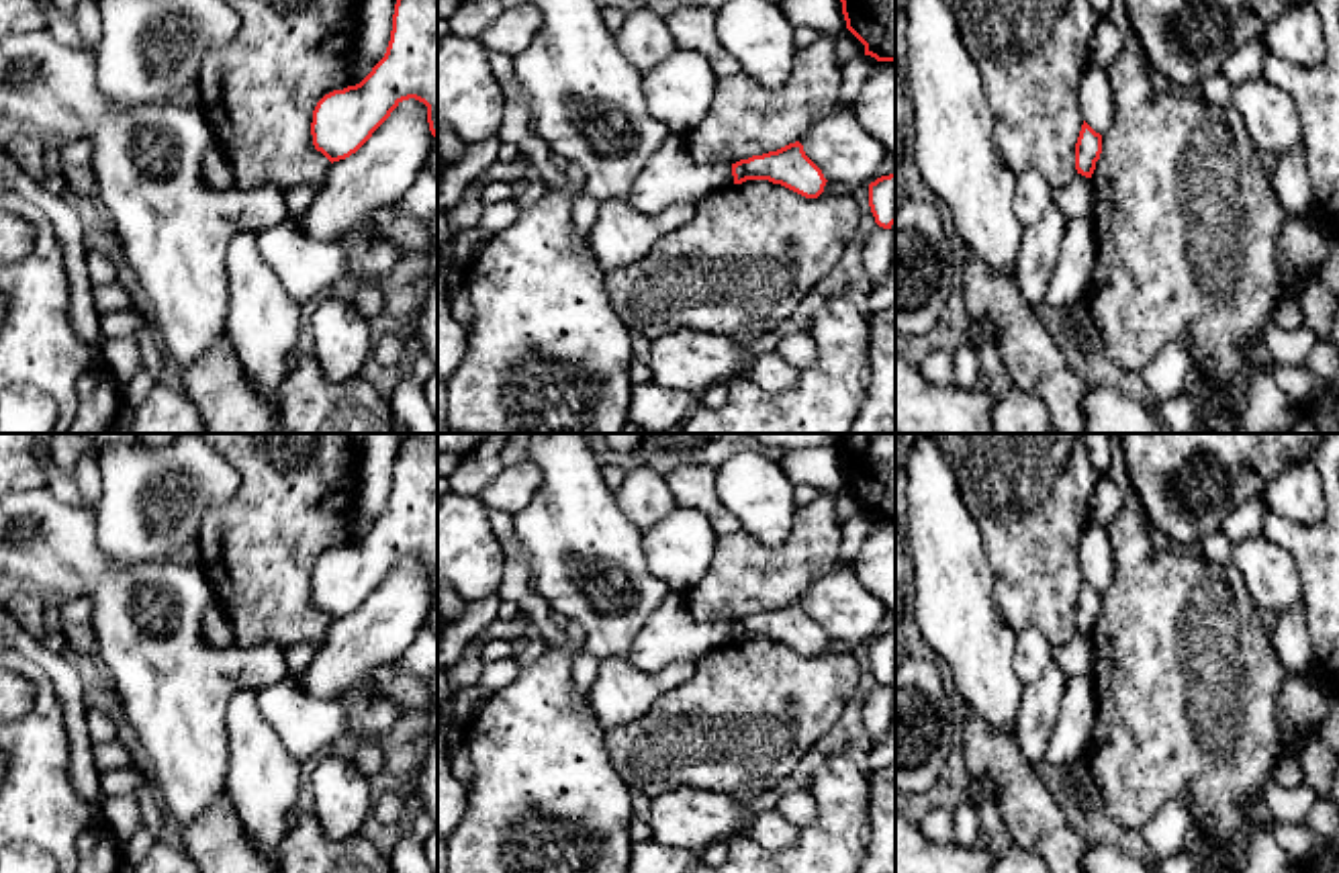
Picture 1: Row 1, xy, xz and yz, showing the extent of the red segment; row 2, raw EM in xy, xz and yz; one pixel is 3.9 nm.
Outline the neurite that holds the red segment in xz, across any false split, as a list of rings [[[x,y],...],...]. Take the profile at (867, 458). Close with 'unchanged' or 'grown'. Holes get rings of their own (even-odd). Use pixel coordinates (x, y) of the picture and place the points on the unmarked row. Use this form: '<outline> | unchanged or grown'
[[[840,433],[836,448],[865,513],[895,519],[895,433]]] | unchanged

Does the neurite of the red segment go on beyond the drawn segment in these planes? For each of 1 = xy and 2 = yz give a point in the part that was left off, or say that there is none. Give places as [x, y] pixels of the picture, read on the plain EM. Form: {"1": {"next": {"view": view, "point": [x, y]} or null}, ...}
{"1": {"next": null}, "2": {"next": null}}

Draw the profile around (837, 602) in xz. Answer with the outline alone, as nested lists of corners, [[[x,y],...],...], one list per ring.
[[[838,560],[799,597],[805,613],[822,628],[828,640],[852,648],[879,636],[885,605],[869,593],[850,562]]]

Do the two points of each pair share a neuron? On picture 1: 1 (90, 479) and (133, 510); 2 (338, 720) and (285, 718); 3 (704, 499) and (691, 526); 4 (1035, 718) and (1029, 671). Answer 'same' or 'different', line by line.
1: different
2: same
3: different
4: different

